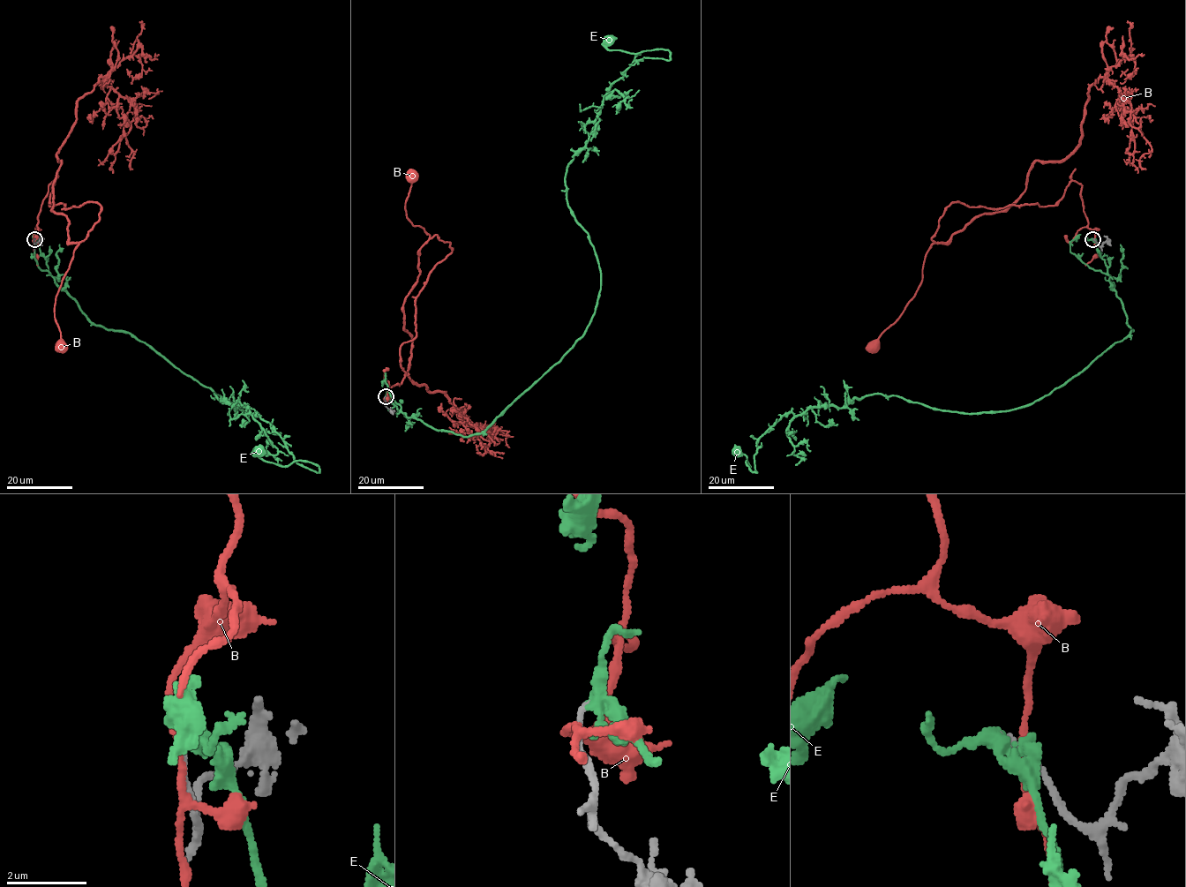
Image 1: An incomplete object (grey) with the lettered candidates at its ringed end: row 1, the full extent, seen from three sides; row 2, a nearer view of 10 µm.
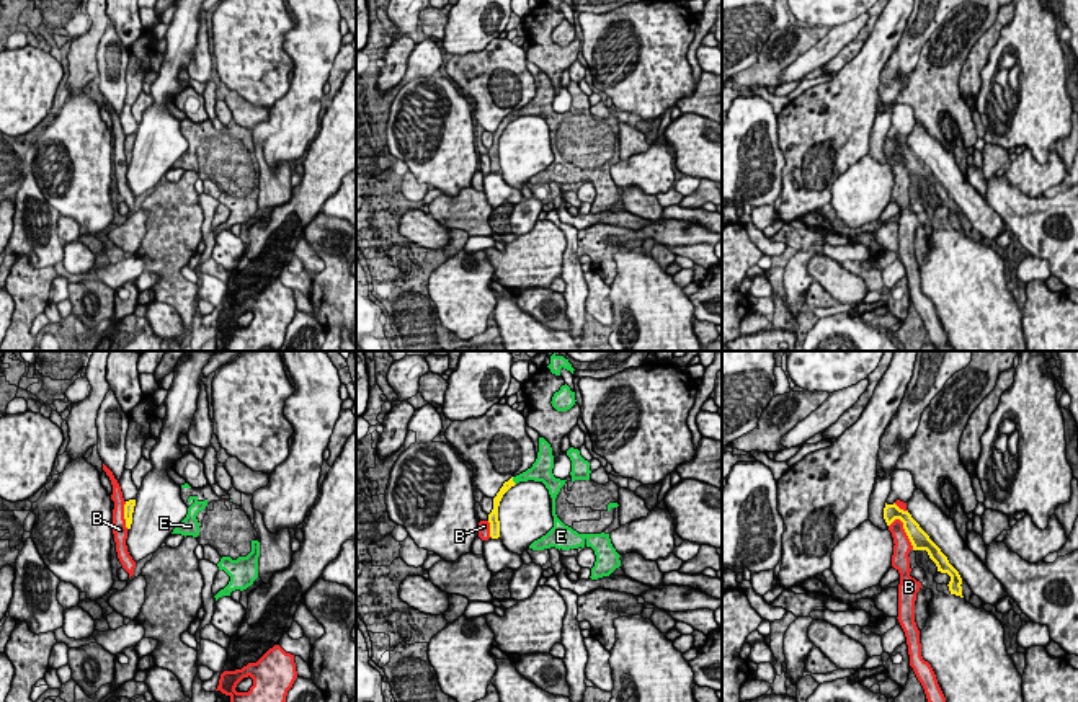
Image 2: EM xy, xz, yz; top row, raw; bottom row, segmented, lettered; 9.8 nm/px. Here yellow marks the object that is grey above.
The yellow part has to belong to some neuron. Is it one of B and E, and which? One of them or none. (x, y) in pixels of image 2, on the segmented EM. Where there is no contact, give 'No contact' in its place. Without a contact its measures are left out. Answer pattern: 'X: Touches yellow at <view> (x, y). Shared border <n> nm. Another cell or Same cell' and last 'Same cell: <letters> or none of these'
B: Touches yellow at yz (905, 531). Shared border 360 nm. Another cell
E: Touches yellow at xz (512, 480). Shared border 90 nm. Same cell
Same cell: E

